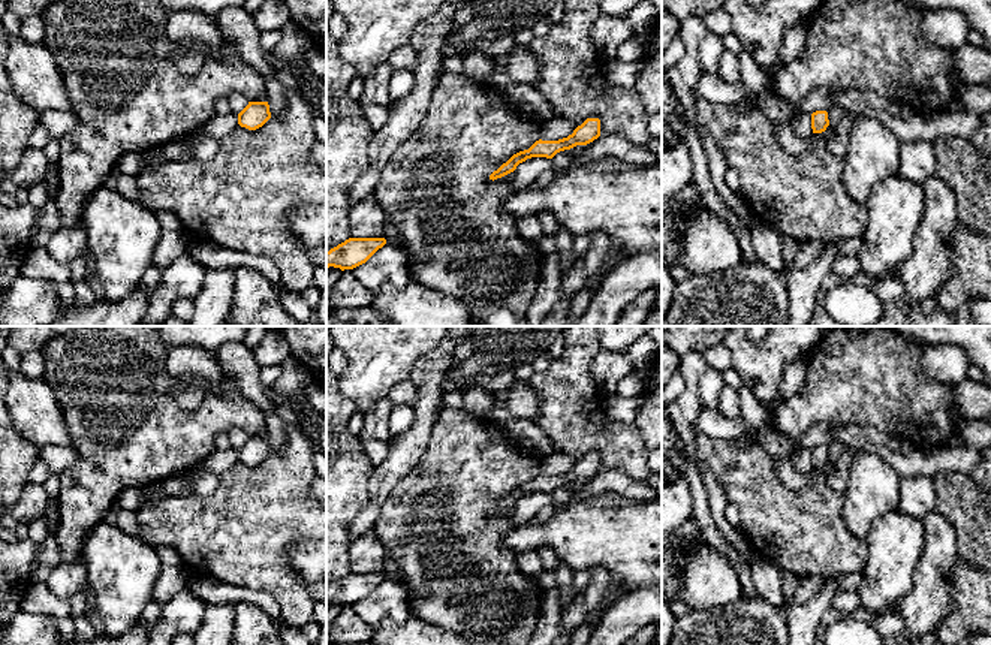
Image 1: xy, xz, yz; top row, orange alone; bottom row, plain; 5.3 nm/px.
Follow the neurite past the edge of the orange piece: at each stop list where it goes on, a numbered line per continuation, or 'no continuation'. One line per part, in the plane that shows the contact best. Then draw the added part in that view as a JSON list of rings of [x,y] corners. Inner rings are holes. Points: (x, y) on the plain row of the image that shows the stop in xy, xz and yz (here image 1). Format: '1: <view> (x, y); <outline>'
no continuation

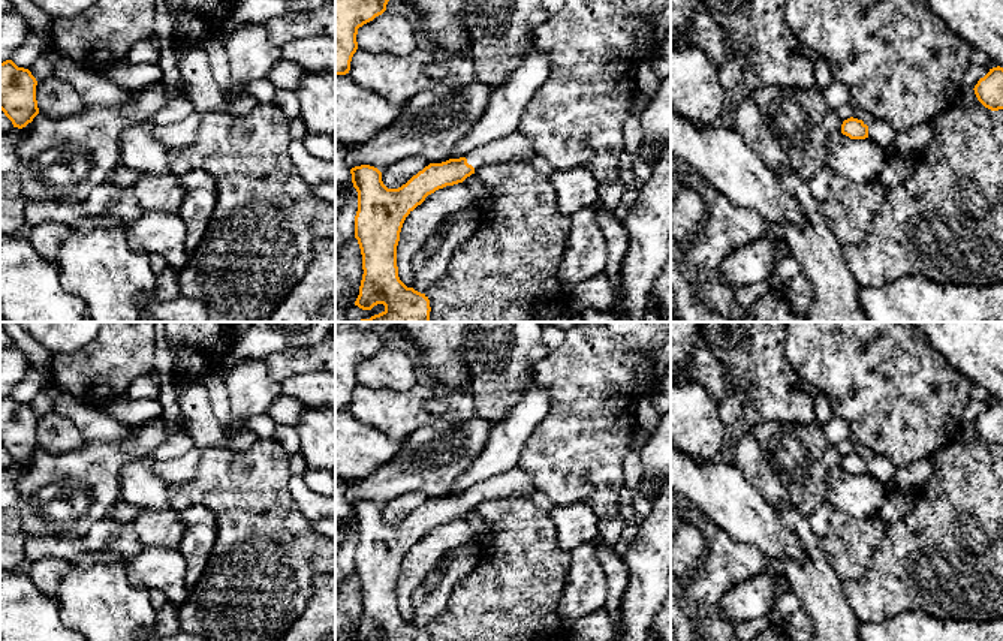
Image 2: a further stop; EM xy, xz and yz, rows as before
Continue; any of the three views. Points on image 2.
1: xz (517, 482); [[[515,467],[509,472],[491,476],[470,487],[466,494],[475,503],[475,508],[490,500],[506,500],[528,497],[534,491],[534,482],[530,473]]]

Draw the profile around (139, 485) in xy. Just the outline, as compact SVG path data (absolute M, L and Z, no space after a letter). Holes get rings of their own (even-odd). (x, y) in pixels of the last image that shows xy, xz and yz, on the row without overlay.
M148 455L123 467L120 500L135 505L138 509L169 509L169 490L172 487L154 473L154 461Z

